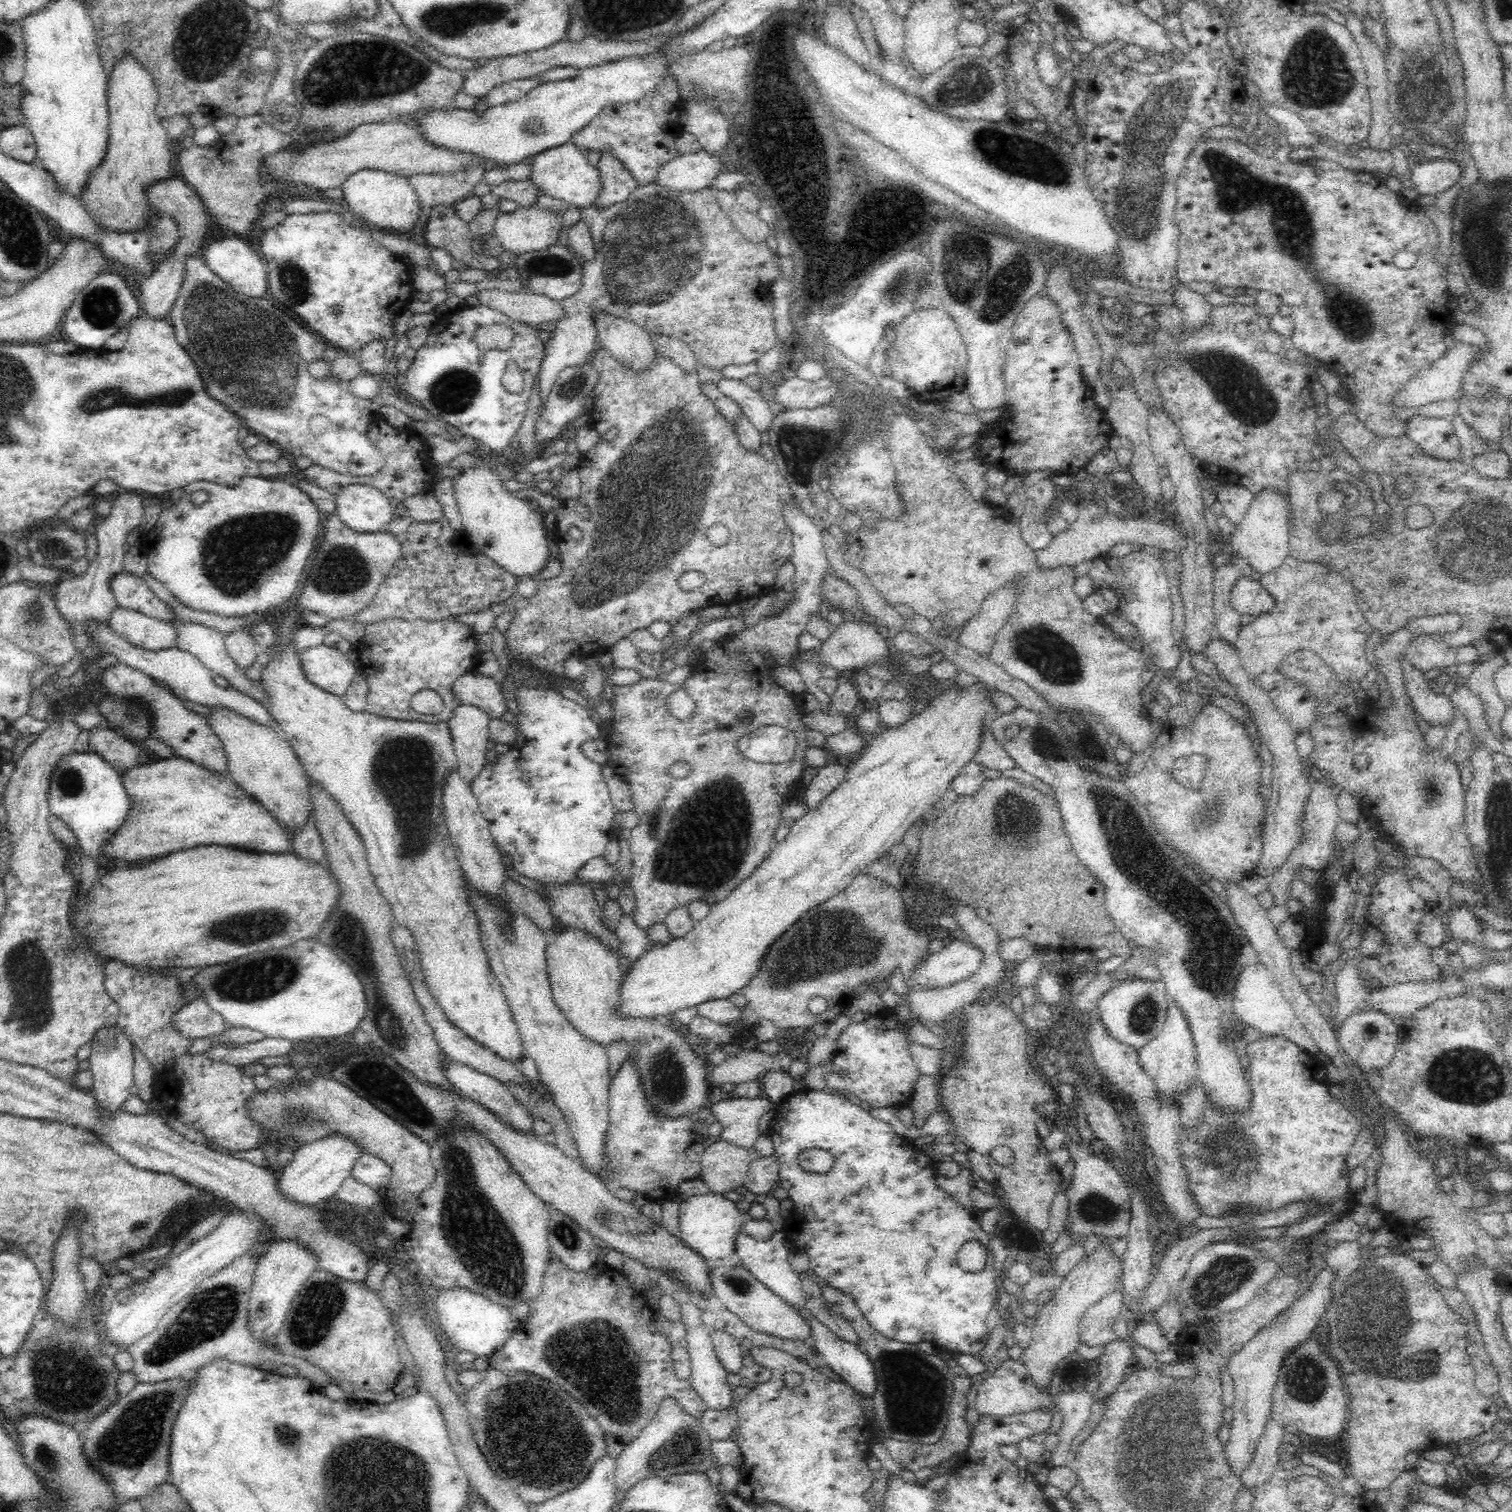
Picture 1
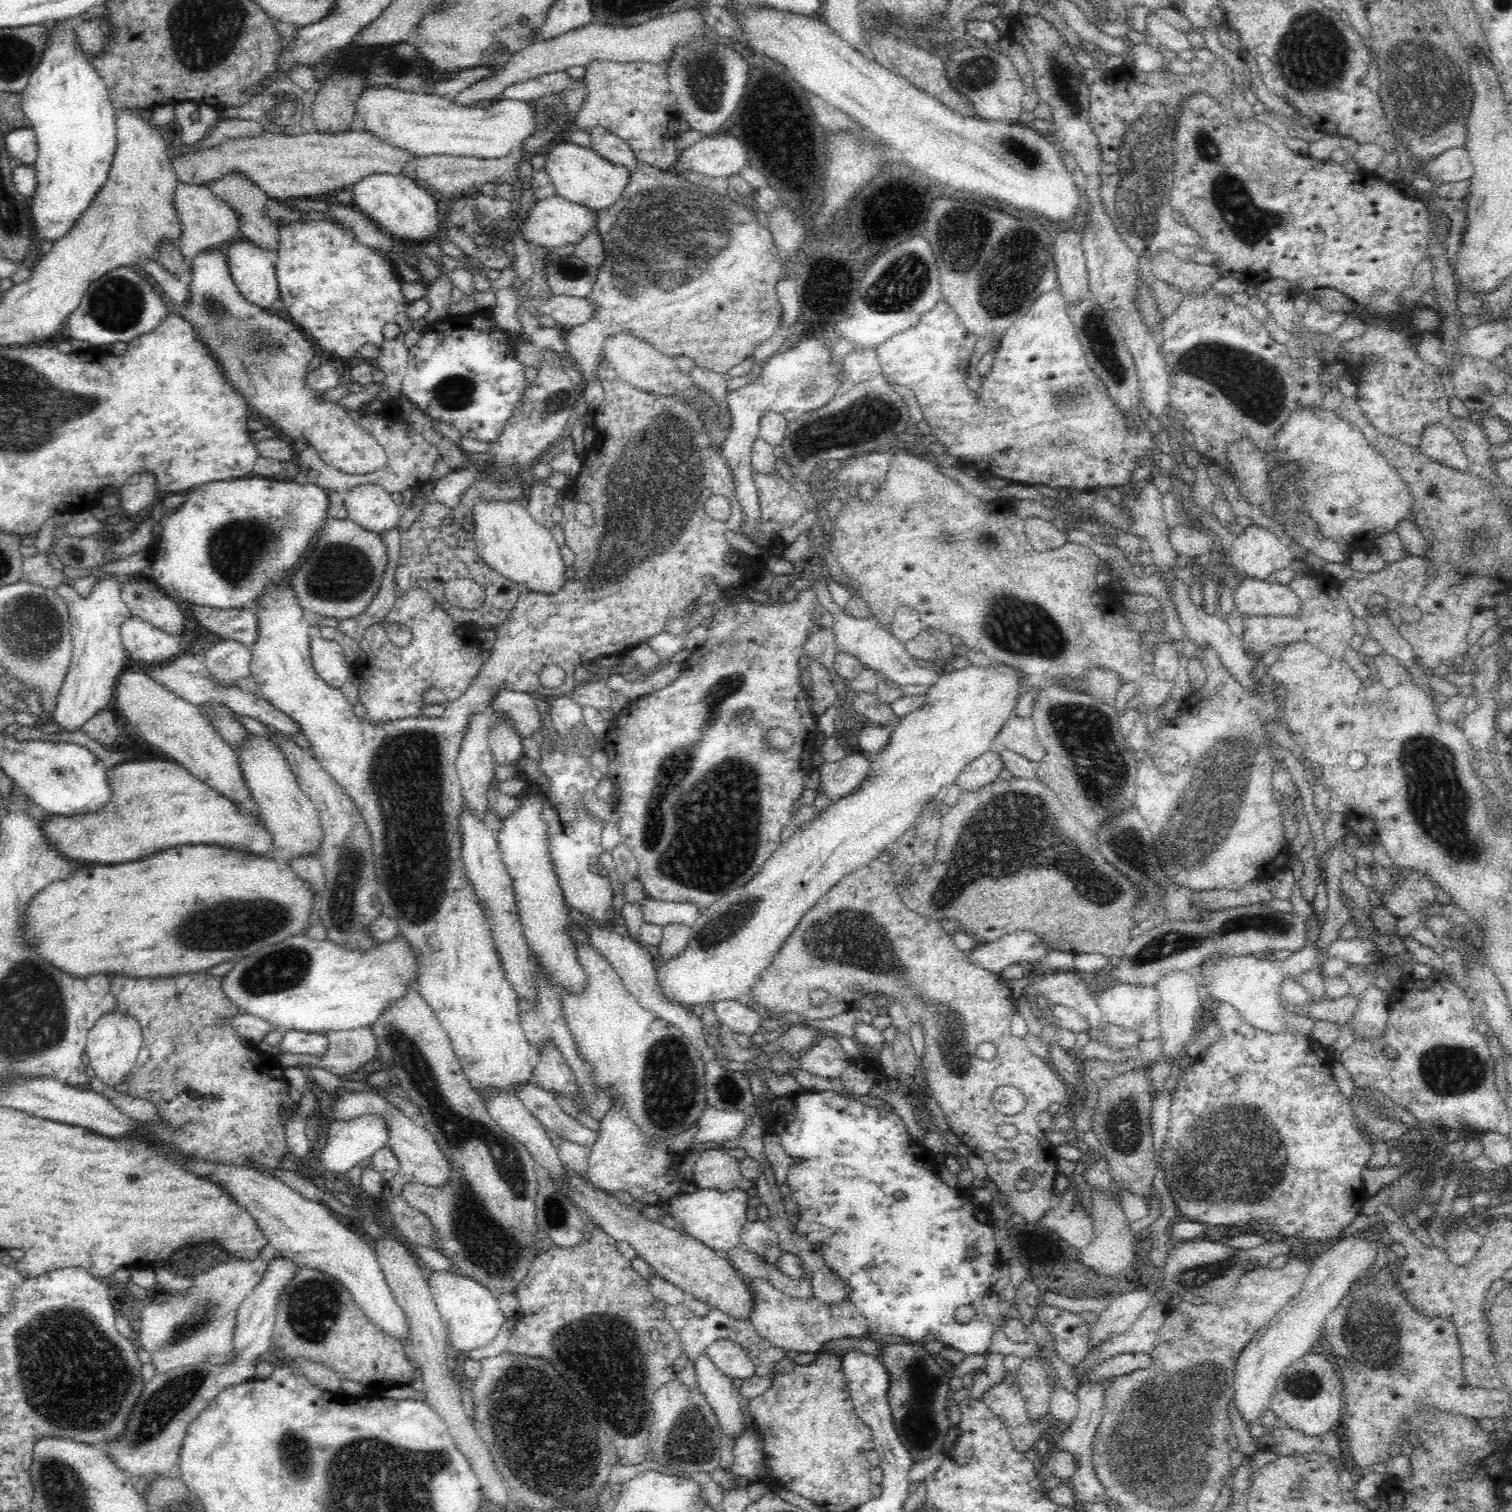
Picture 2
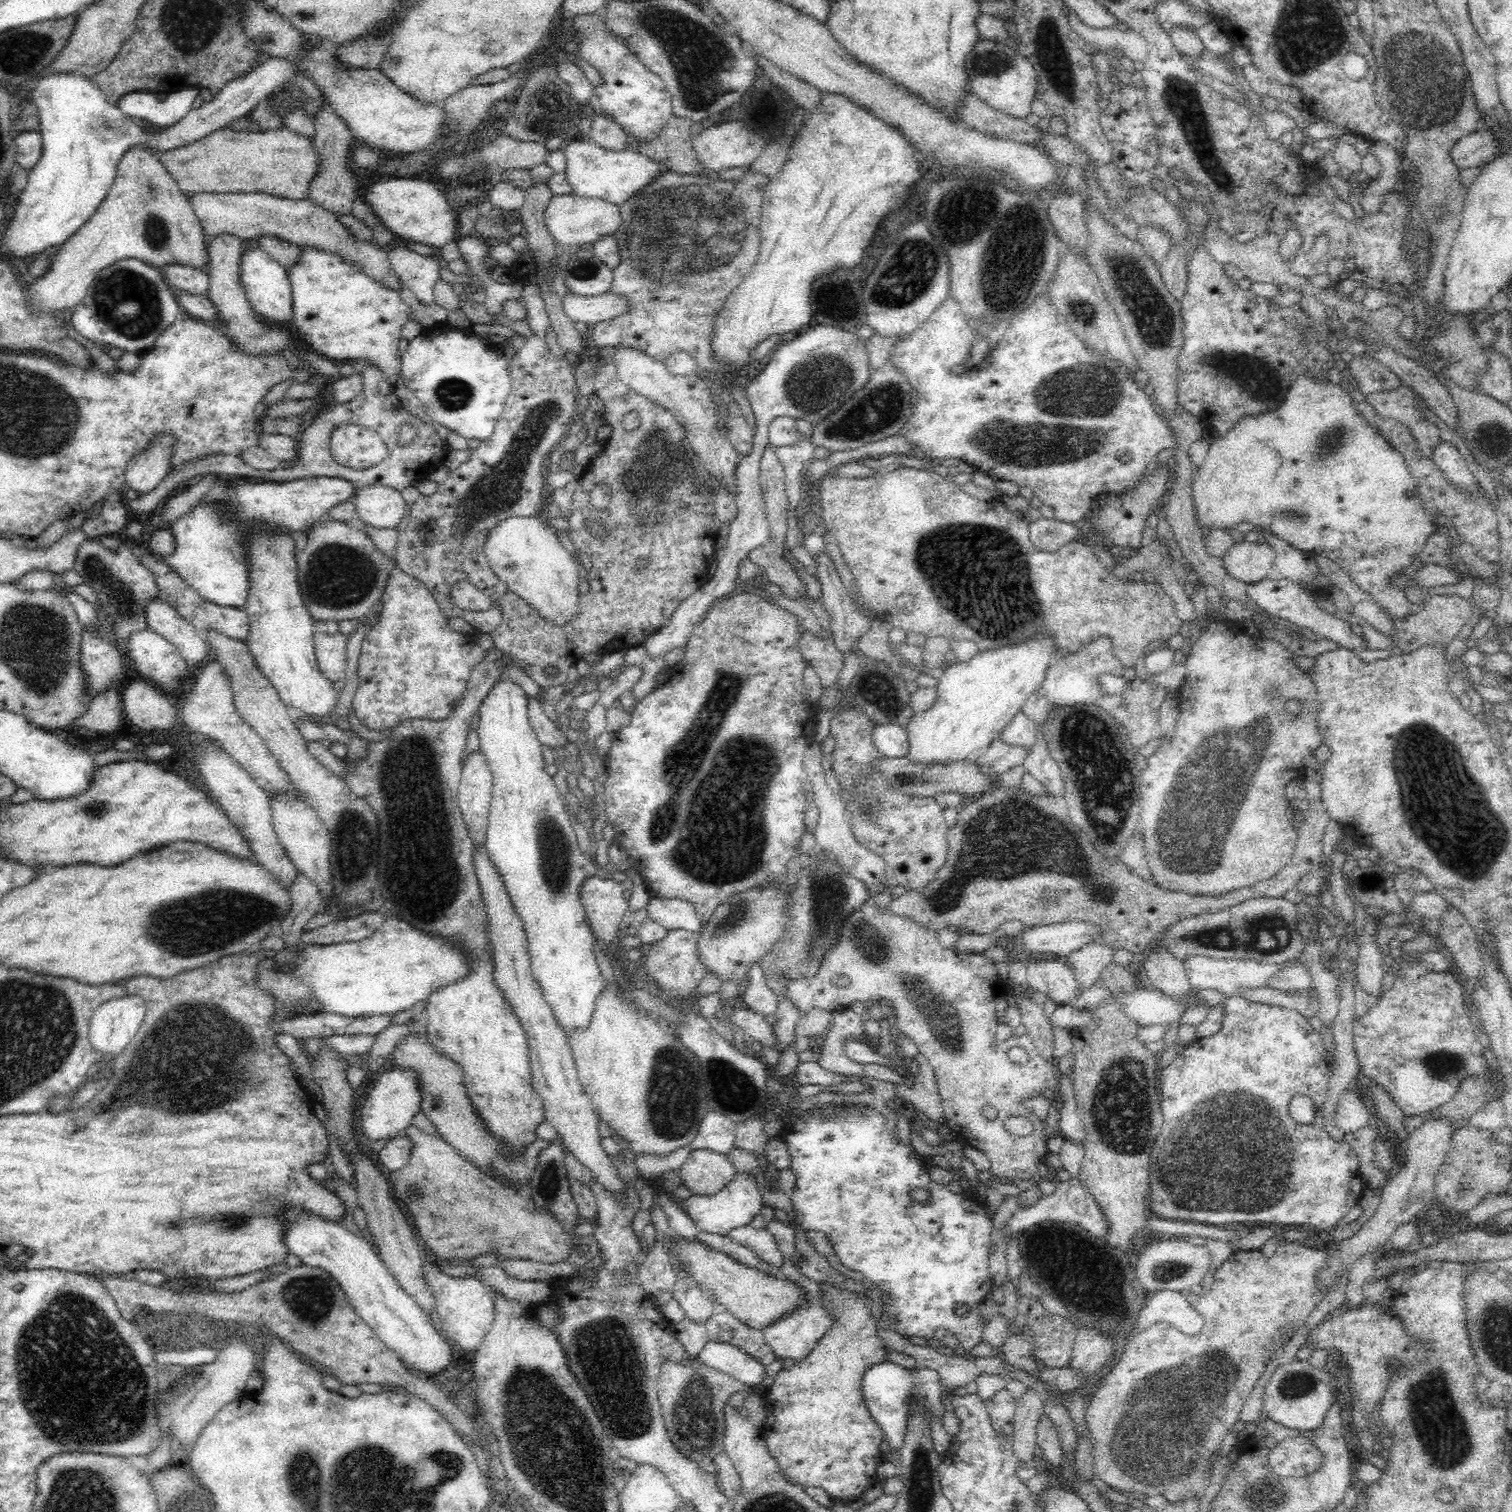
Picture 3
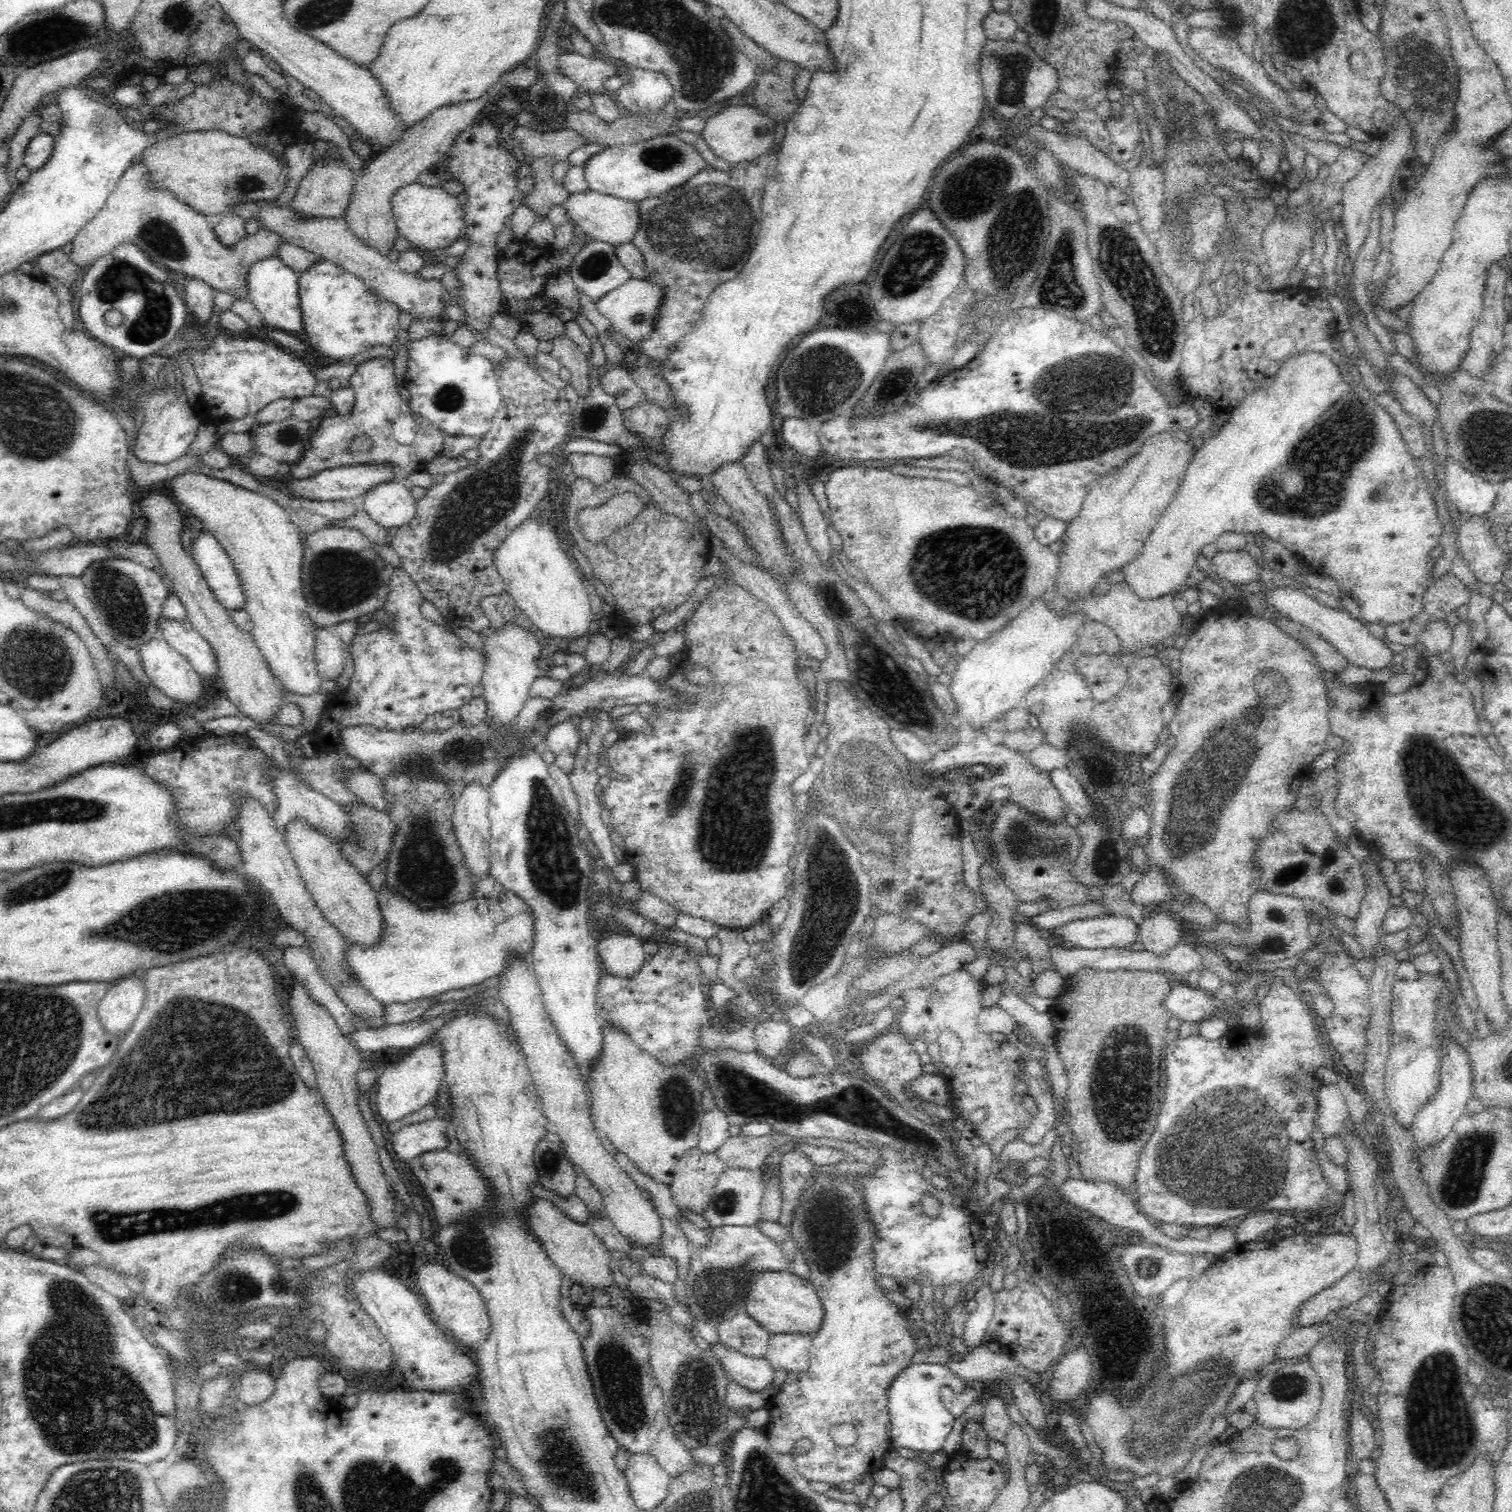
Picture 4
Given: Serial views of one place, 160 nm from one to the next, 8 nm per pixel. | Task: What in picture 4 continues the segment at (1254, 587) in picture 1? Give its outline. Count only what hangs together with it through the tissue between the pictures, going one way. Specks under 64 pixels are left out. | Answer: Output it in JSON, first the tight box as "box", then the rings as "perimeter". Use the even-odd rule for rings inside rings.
{"box":[1261,587,1393,669],"perimeter":[[[1276,587],[1261,594],[1265,602],[1276,612],[1284,615],[1294,622],[1303,624],[1312,632],[1320,635],[1335,650],[1338,650],[1349,664],[1369,669],[1386,668],[1393,663],[1393,651],[1381,640],[1371,635],[1366,624],[1360,618],[1353,618],[1346,610],[1326,607],[1322,602],[1297,589],[1290,587]]]}

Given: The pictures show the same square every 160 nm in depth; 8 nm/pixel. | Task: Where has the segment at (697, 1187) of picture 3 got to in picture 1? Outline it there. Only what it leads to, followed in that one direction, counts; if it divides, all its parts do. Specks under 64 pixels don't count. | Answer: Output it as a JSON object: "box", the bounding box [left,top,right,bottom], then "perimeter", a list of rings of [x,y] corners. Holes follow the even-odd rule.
{"box":[698,1138,753,1193],"perimeter":[[[717,1138],[717,1141],[709,1144],[702,1153],[701,1173],[698,1178],[702,1179],[713,1193],[734,1191],[745,1184],[753,1157],[751,1150]]]}

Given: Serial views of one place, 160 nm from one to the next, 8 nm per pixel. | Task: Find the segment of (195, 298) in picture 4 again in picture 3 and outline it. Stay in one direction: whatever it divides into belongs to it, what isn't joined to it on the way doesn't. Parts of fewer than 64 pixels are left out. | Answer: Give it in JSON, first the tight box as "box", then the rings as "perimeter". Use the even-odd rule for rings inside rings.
{"box":[159,264,208,295],"perimeter":[[[166,264],[159,267],[167,284],[190,294],[206,295],[208,292],[208,275],[206,271],[185,264]]]}

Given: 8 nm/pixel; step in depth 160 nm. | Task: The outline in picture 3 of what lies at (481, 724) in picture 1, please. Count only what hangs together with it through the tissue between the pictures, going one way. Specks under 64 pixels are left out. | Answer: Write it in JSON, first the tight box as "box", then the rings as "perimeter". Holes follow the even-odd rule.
{"box":[457,750,494,845],"perimeter":[[[479,750],[466,755],[457,791],[457,803],[473,844],[484,845],[489,825],[494,777],[486,757]]]}

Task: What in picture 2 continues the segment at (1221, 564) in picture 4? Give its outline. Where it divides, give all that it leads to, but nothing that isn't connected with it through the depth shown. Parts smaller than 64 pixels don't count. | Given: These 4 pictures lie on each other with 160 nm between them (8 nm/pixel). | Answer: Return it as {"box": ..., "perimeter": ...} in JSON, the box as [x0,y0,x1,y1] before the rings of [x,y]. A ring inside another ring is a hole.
{"box":[1228,522,1296,580],"perimeter":[[[1254,522],[1235,536],[1232,543],[1228,559],[1252,579],[1266,580],[1270,574],[1286,569],[1296,559],[1276,534]]]}

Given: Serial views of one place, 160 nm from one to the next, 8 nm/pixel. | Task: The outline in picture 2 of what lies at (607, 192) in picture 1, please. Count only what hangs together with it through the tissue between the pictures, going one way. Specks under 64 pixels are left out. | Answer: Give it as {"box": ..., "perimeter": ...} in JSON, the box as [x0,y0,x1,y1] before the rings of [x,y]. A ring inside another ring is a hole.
{"box":[589,127,638,176],"perimeter":[[[602,127],[590,129],[589,133],[591,134],[591,148],[602,159],[620,168],[626,168],[629,176],[636,172],[638,168],[636,155],[626,141]]]}

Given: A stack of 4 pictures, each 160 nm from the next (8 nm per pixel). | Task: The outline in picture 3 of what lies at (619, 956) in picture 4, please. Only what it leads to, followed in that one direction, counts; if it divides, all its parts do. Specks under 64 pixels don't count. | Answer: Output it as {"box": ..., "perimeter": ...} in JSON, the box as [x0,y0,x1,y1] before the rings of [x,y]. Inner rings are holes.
{"box":[578,876,628,946],"perimeter":[[[590,876],[582,882],[578,895],[597,941],[619,946],[616,934],[628,910],[627,892],[620,886],[620,881]]]}

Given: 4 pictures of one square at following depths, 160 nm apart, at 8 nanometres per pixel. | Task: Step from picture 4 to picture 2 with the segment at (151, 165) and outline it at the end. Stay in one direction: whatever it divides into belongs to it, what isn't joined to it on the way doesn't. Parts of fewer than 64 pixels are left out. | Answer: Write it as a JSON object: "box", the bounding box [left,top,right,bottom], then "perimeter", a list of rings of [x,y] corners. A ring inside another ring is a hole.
{"box":[171,128,418,201],"perimeter":[[[312,128],[309,133],[296,136],[265,131],[257,137],[226,139],[217,147],[205,151],[196,151],[196,154],[172,156],[171,162],[179,182],[204,185],[204,182],[208,182],[208,180],[218,180],[218,178],[222,178],[222,176],[229,173],[242,173],[242,175],[252,180],[270,199],[288,198],[295,201],[309,196],[316,196],[316,194],[322,194],[329,190],[347,188],[358,182],[363,176],[375,173],[401,174],[402,170],[416,158],[418,157],[412,155],[412,152],[388,144],[379,136],[367,130],[360,132],[348,129],[346,132],[321,132]]]}

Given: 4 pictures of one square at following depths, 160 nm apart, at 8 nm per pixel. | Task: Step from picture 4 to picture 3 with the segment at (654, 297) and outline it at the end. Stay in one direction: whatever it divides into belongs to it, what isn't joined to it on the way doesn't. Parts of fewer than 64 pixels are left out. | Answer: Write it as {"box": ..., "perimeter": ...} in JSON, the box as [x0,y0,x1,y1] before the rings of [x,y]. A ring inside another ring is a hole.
{"box":[561,292,629,326],"perimeter":[[[567,292],[561,300],[563,310],[570,317],[570,320],[583,322],[589,326],[620,316],[629,308],[627,298],[612,295],[612,293],[580,296]]]}

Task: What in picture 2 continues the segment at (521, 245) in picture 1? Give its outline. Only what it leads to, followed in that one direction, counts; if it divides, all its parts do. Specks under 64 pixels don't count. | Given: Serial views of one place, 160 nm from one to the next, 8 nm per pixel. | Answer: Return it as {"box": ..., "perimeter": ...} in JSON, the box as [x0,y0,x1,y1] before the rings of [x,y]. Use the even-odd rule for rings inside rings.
{"box":[514,195,596,250],"perimeter":[[[556,195],[536,201],[530,208],[528,216],[514,232],[520,232],[526,244],[540,245],[547,249],[560,250],[565,244],[576,244],[586,230],[593,226],[596,213],[591,208],[570,202]]]}

